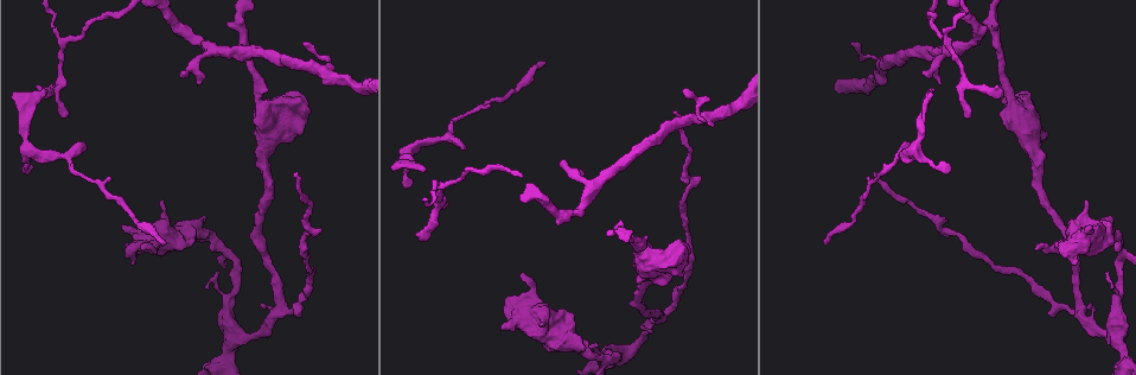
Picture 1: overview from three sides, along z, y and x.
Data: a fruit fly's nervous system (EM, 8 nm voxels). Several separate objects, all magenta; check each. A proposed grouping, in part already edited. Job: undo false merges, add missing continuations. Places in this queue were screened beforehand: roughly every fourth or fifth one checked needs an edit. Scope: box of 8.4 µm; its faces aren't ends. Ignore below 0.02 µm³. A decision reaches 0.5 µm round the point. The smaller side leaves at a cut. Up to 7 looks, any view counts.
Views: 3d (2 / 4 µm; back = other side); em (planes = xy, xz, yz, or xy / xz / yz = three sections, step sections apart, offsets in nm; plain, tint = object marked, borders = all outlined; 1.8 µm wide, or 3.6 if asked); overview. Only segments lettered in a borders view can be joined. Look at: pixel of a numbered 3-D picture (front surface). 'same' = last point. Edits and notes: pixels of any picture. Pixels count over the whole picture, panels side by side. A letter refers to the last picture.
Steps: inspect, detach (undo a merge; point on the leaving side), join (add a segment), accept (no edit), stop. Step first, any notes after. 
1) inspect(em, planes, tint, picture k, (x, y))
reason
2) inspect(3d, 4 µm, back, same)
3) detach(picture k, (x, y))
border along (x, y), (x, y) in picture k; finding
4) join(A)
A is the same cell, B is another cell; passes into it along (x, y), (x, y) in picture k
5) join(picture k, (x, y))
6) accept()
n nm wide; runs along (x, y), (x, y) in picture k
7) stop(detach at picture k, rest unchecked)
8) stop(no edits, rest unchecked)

inspect(em, planes, borders, picture 1, (420, 235))
free end

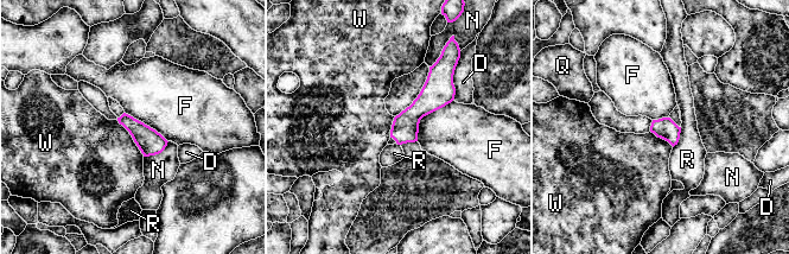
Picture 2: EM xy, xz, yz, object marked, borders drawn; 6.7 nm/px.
accept()
D, F, N, Q, R and W are other cells; border along (116, 120), (128, 132), (144, 156) in picture 2; no lettered segment goes on from it

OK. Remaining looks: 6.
inspect(em, yz, step 16, tint, picture 1, (26, 169))
thin end

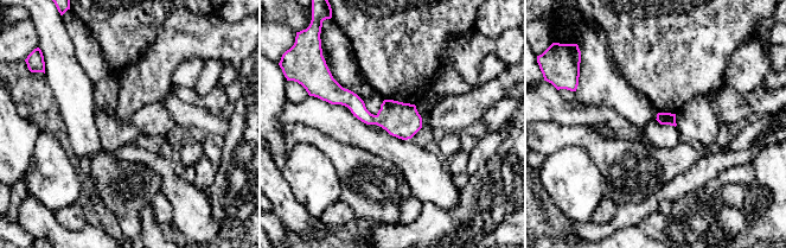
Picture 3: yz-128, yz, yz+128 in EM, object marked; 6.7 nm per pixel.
inspect(em, planes, borders, same)
another direction

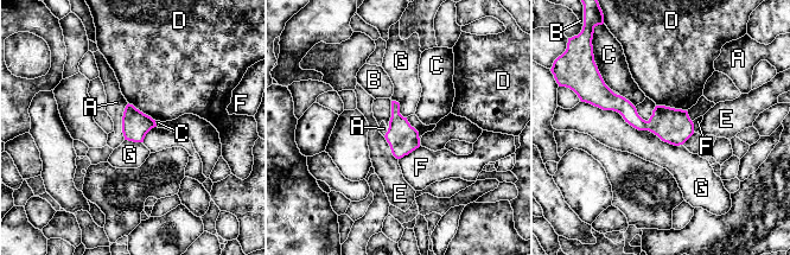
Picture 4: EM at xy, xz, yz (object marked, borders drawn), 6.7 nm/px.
accept()
190 nm wide; A, B, C, D, E, F and G are other cells; no lettered segment goes on from it

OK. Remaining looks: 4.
inspect(em, planes, borders, picture 1, (165, 242))
tapers out

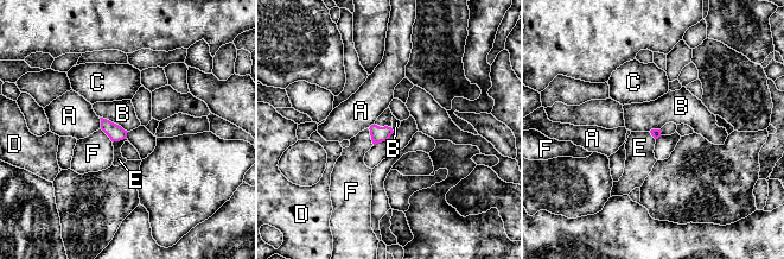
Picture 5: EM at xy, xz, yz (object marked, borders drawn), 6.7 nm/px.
join(E)
B touches over 220 nm; E is the same cell, A, B, C, D and F are other cells; passes into it along (378, 134), (384, 126), (384, 119) in picture 5; it goes on there

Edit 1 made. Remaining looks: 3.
stop(join at picture 5, rest unchecked)

